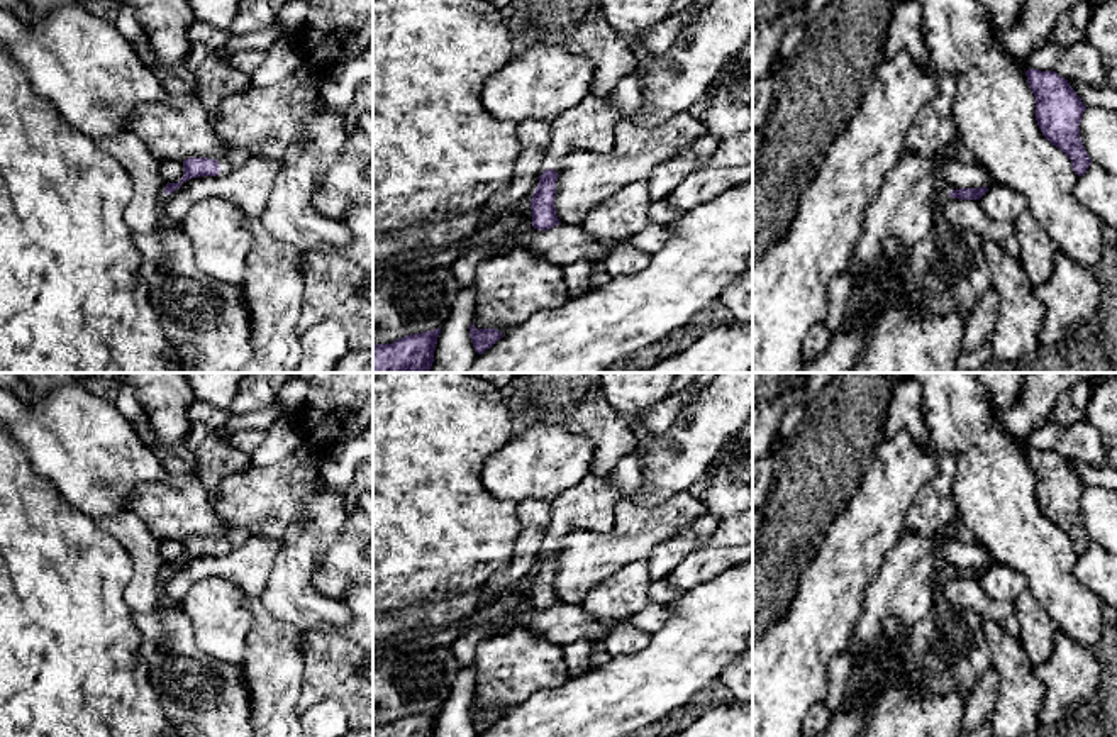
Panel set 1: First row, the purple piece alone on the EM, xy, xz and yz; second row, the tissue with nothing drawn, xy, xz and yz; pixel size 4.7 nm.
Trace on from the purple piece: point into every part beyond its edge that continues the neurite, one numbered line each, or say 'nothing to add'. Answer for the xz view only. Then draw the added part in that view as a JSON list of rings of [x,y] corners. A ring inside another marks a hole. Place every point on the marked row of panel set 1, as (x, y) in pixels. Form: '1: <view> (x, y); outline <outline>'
1: xz (589, 126); outline [[[588,95],[551,122],[544,169],[558,169],[573,151],[614,154],[614,125],[620,115],[607,97]]]

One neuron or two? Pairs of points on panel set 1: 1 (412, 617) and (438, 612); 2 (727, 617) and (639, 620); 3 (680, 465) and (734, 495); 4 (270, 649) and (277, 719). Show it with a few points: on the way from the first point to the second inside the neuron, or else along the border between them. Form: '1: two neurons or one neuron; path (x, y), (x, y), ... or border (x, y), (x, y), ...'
1: one neuron; path (419, 617), (431, 615)
2: two neurons; border (668, 607), (670, 617), (651, 634)
3: two neurons; border (721, 451), (704, 471)
4: one neuron; path (273, 666), (273, 702)

